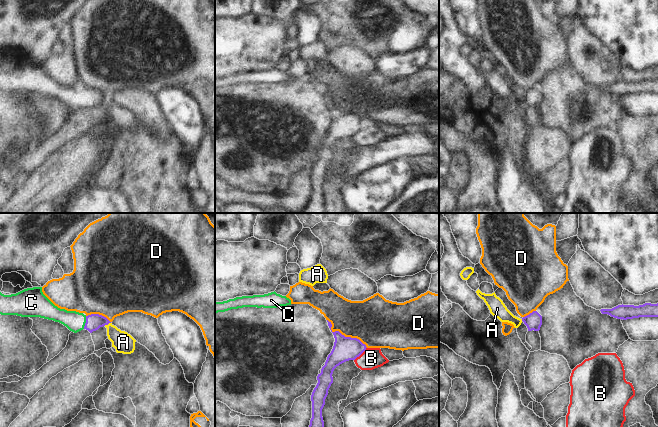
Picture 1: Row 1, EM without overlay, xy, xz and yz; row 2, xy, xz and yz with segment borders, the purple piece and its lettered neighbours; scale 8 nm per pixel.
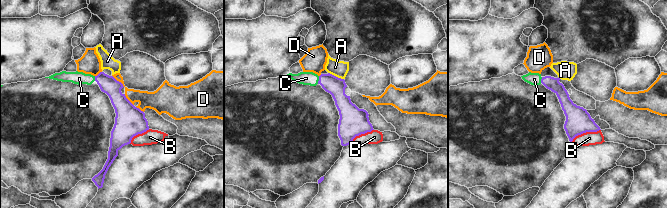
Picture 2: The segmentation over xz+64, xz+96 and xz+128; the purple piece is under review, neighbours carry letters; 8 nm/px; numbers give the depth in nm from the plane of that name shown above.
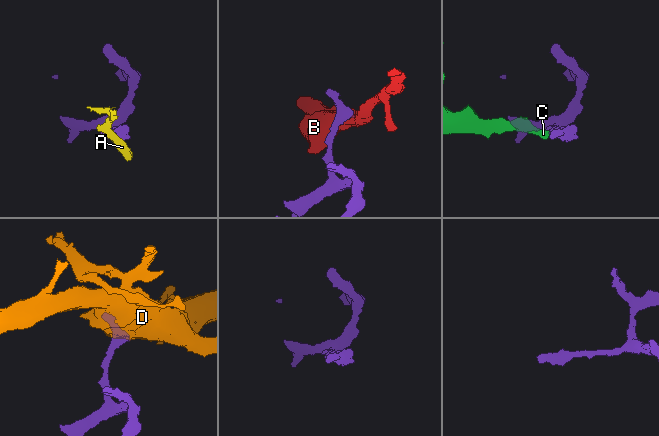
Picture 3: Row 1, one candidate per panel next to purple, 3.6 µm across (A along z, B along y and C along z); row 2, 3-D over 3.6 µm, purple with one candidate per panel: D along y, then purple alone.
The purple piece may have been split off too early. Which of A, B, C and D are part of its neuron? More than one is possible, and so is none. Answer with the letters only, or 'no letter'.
C

